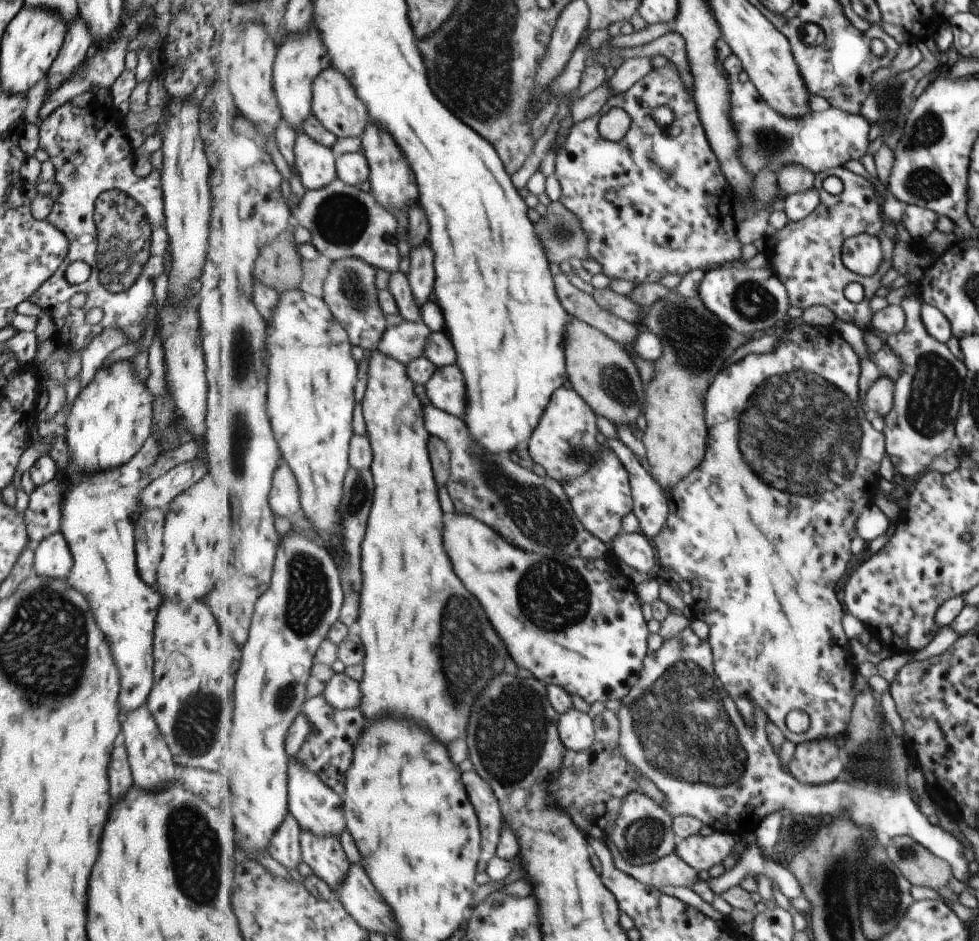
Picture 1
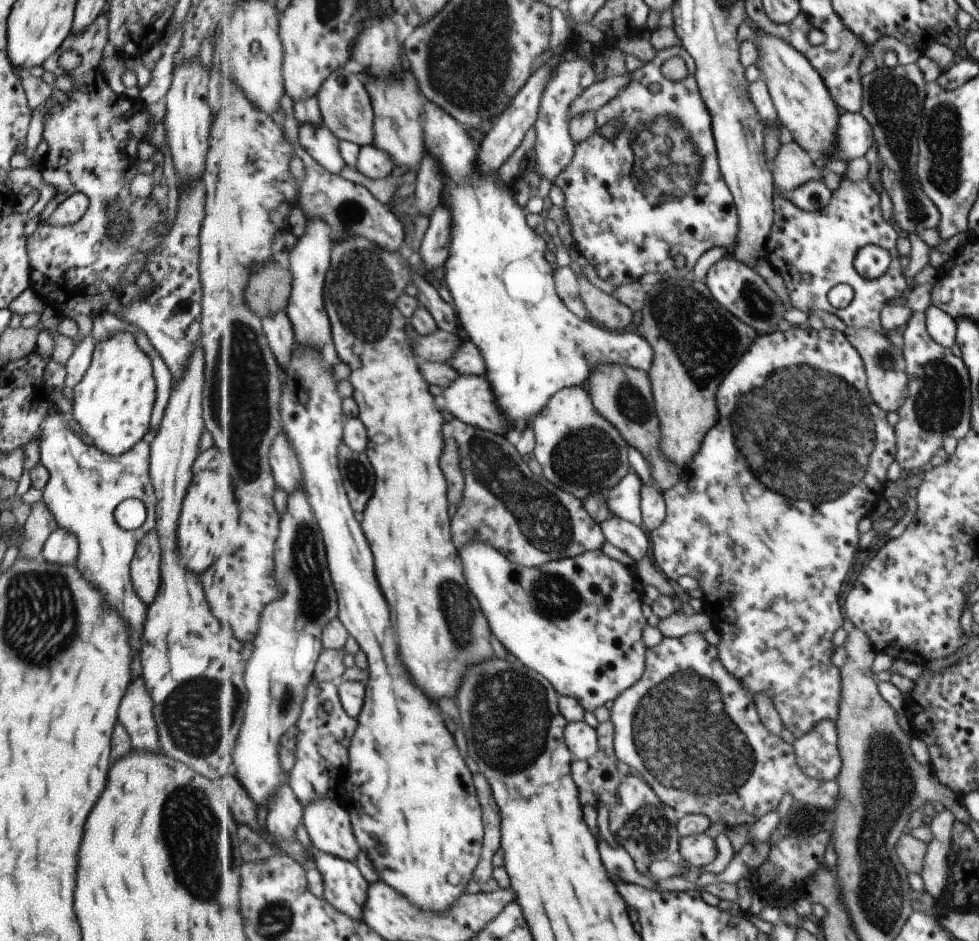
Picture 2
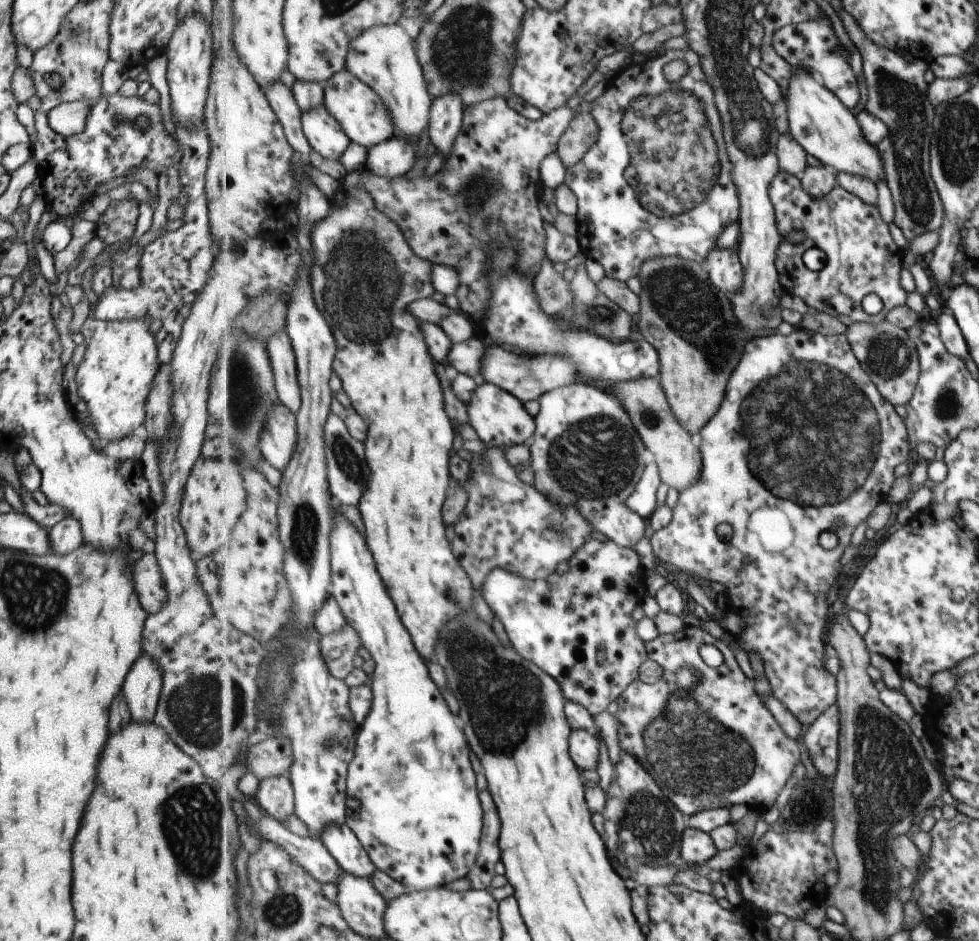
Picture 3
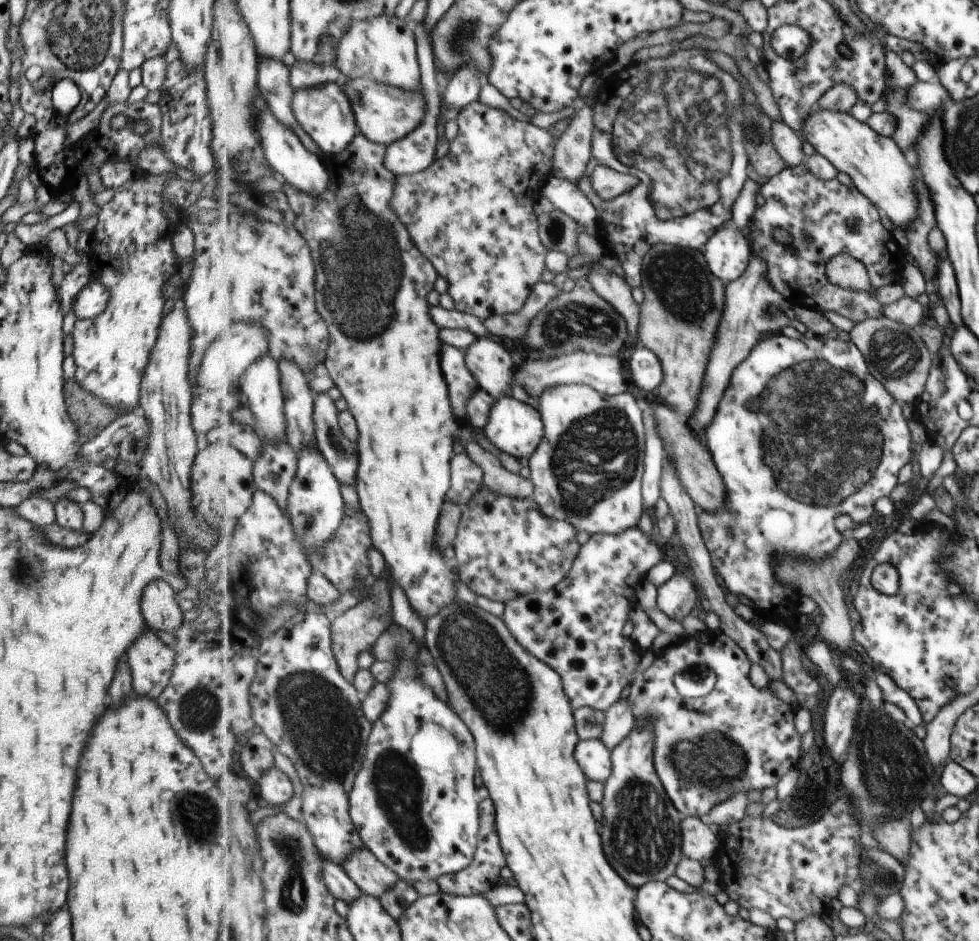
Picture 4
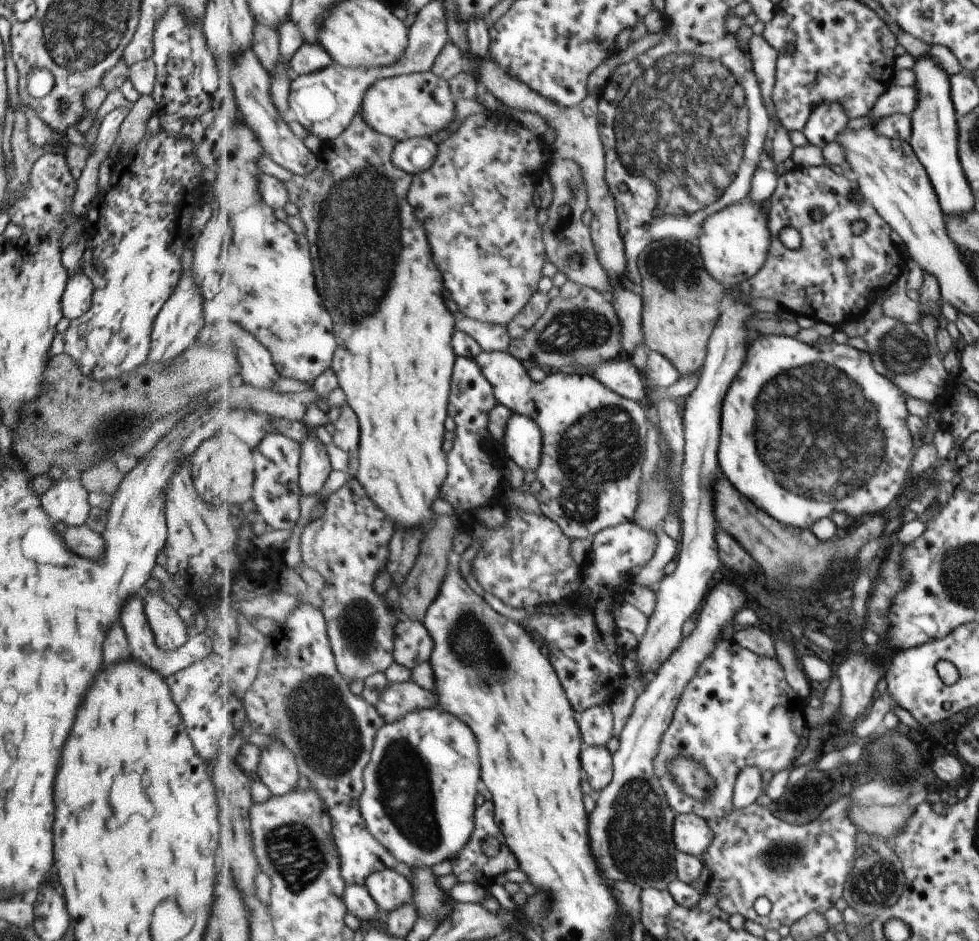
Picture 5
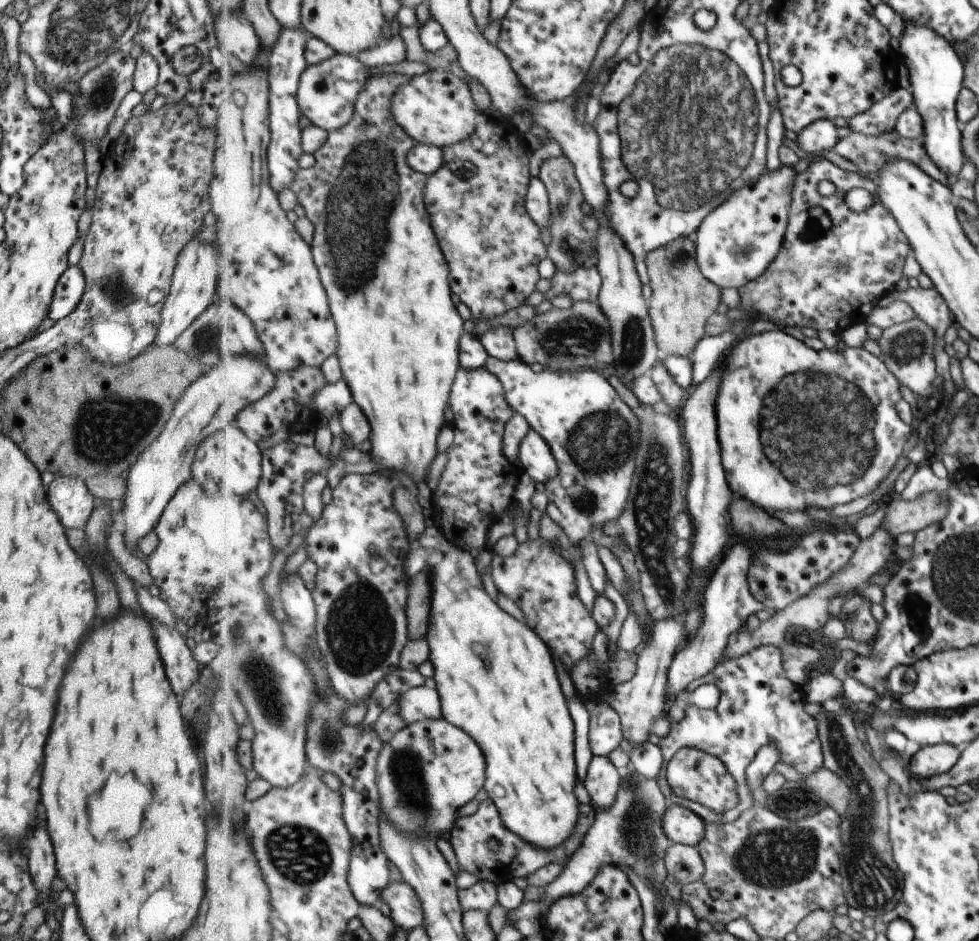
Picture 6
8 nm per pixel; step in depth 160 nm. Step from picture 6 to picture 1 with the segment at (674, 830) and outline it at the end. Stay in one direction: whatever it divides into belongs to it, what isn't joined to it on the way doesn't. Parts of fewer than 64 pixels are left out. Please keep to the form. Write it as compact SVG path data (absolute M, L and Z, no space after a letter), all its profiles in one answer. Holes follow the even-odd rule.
M714 831L707 836L697 833L680 840L676 852L697 872L707 871L715 864L721 864L733 853L733 848L739 840L740 837L737 835L721 831Z

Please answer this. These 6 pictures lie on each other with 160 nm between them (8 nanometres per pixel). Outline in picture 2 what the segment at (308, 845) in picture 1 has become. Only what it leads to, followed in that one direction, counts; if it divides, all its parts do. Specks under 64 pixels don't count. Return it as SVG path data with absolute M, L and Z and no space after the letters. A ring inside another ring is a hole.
M318 849L315 854L315 868L324 879L324 899L343 914L363 921L369 883L358 865Z

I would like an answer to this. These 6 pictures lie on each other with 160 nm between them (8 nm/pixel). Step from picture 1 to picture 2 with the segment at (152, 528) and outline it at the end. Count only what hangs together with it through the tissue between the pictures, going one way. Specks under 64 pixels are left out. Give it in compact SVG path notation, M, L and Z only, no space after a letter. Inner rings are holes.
M147 532L137 544L135 555L130 563L131 585L135 588L137 598L149 607L160 584L159 562L161 548L157 532Z

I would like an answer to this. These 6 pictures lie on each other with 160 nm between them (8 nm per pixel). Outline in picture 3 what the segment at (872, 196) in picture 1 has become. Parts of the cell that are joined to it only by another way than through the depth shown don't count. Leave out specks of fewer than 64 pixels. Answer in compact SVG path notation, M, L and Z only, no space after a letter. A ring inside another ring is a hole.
M783 169L774 176L769 185L780 235L787 236L793 230L802 230L806 234L806 240L798 246L782 239L776 254L779 272L792 280L794 287L791 292L799 296L811 310L840 317L846 325L854 322L885 321L887 312L903 305L907 294L899 286L902 255L900 249L893 244L881 212L876 206L866 203L839 184L823 198L813 198L799 177ZM809 248L822 250L827 258L820 271L811 271L803 264L803 254ZM841 293L853 300L853 310L849 315L840 315L831 304L831 298ZM869 294L876 294L883 302L882 310L876 315L869 315L863 310L861 302Z

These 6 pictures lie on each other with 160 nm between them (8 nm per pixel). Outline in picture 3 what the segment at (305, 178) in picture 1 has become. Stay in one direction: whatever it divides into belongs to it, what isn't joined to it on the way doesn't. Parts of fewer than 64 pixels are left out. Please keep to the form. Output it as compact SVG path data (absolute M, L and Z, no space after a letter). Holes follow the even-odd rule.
M325 104L302 111L302 123L312 148L323 158L339 160L353 144L352 138Z

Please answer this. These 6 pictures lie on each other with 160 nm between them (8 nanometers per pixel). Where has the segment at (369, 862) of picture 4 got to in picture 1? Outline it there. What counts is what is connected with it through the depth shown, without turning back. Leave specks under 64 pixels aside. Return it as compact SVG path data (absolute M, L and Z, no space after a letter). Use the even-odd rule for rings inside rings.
M298 758L290 760L288 791L290 813L297 818L303 830L320 837L337 837L341 840L342 835L348 830L342 795L334 791L318 774L307 770Z

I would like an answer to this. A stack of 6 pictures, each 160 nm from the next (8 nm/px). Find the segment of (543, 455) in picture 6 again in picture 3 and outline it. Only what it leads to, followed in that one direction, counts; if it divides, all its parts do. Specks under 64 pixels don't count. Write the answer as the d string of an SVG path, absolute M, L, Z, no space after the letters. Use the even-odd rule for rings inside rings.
M479 382L477 390L465 403L469 424L487 447L507 449L515 444L526 445L536 433L536 417L531 417L522 400L493 383Z

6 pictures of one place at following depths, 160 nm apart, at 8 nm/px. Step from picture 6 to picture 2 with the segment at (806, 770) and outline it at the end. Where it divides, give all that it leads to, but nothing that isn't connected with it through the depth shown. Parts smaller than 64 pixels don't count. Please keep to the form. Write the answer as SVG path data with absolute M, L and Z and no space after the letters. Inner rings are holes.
M689 632L681 637L665 637L664 640L655 648L647 648L647 669L644 677L640 682L631 686L629 690L621 694L619 698L614 701L614 707L610 714L613 725L615 726L614 748L618 761L625 762L634 773L638 774L642 779L655 790L655 794L659 796L661 802L673 808L679 817L687 814L705 814L713 824L724 822L727 828L731 826L755 826L763 816L767 816L771 810L778 810L783 798L787 794L793 794L795 800L805 802L815 808L826 813L835 812L837 804L841 802L841 786L838 780L821 782L819 780L809 778L801 766L797 764L797 756L795 747L787 744L781 736L773 734L768 730L763 720L760 718L760 712L756 706L756 698L749 688L743 688L743 682L739 678L735 678L733 674L727 672L727 668L723 666L721 658L719 658L719 650L717 645L709 644L703 632Z

